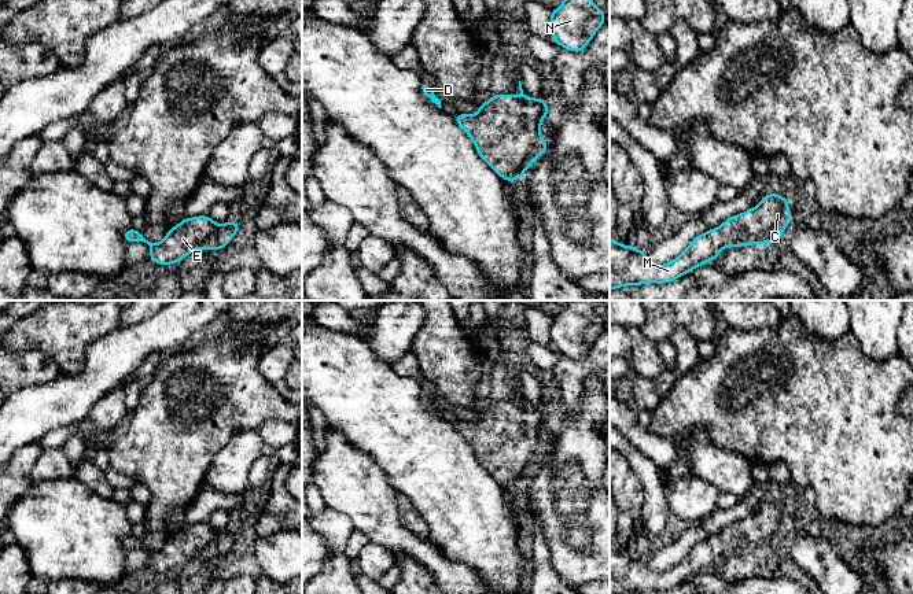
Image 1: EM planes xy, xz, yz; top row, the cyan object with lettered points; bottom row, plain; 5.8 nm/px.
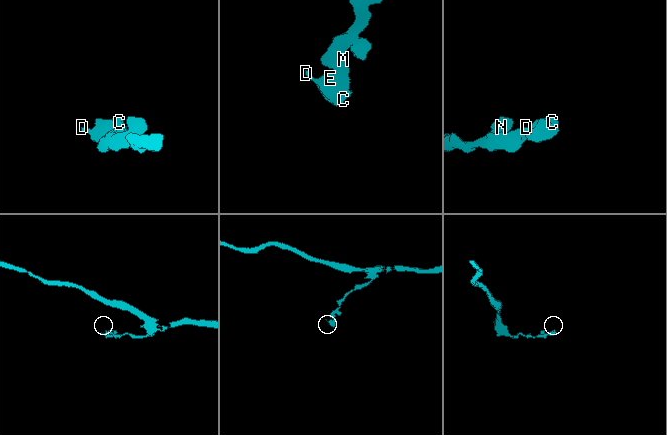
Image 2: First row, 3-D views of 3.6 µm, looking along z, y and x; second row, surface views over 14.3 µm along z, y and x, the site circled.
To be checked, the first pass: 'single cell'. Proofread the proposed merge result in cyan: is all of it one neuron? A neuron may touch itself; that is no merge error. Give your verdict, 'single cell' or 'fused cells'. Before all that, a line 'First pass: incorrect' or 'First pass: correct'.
First pass: correct
single cell

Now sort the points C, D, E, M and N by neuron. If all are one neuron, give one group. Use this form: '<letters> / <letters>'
C D E M N

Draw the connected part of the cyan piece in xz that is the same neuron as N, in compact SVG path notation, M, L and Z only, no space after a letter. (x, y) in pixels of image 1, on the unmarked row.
M573 300L551 318L553 348L571 359L582 359L605 329L605 320L586 300Z

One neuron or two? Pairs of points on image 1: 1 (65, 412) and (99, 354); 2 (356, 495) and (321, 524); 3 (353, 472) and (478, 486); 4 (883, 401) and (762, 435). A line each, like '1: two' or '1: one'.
1: one
2: two
3: two
4: one

